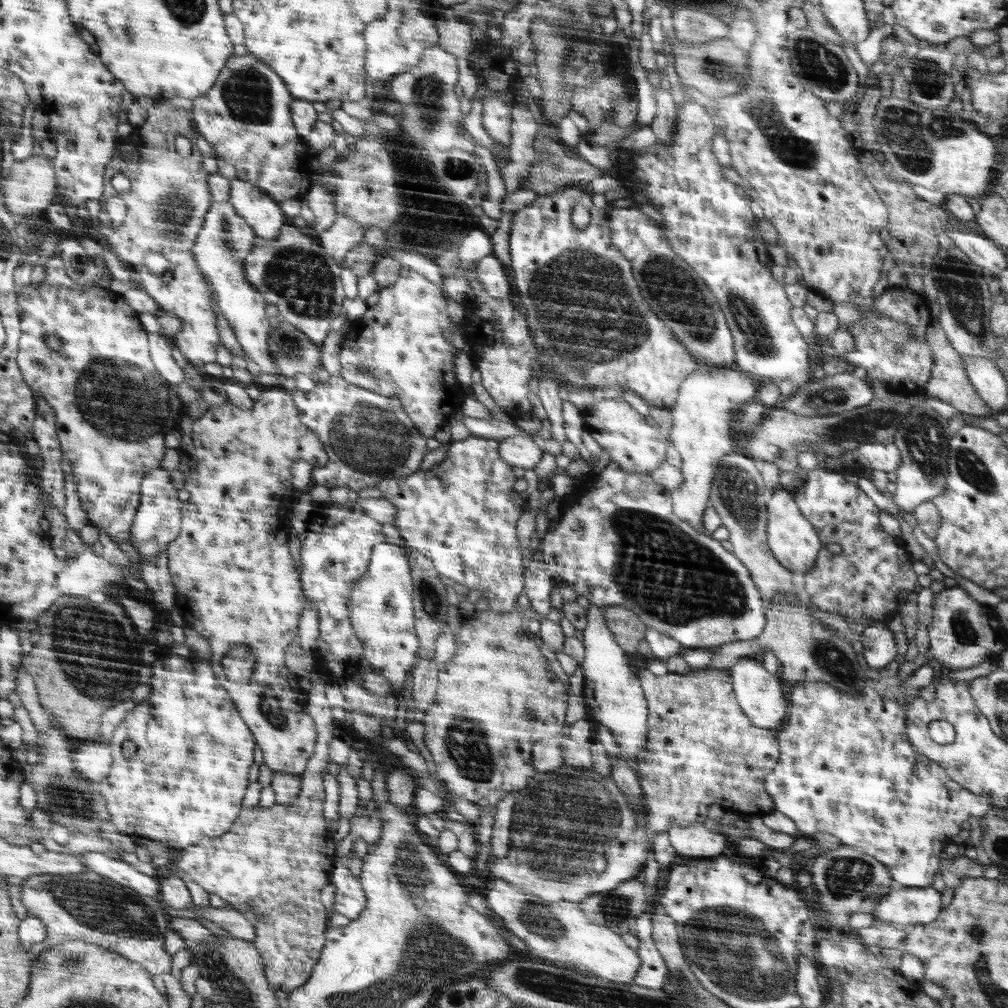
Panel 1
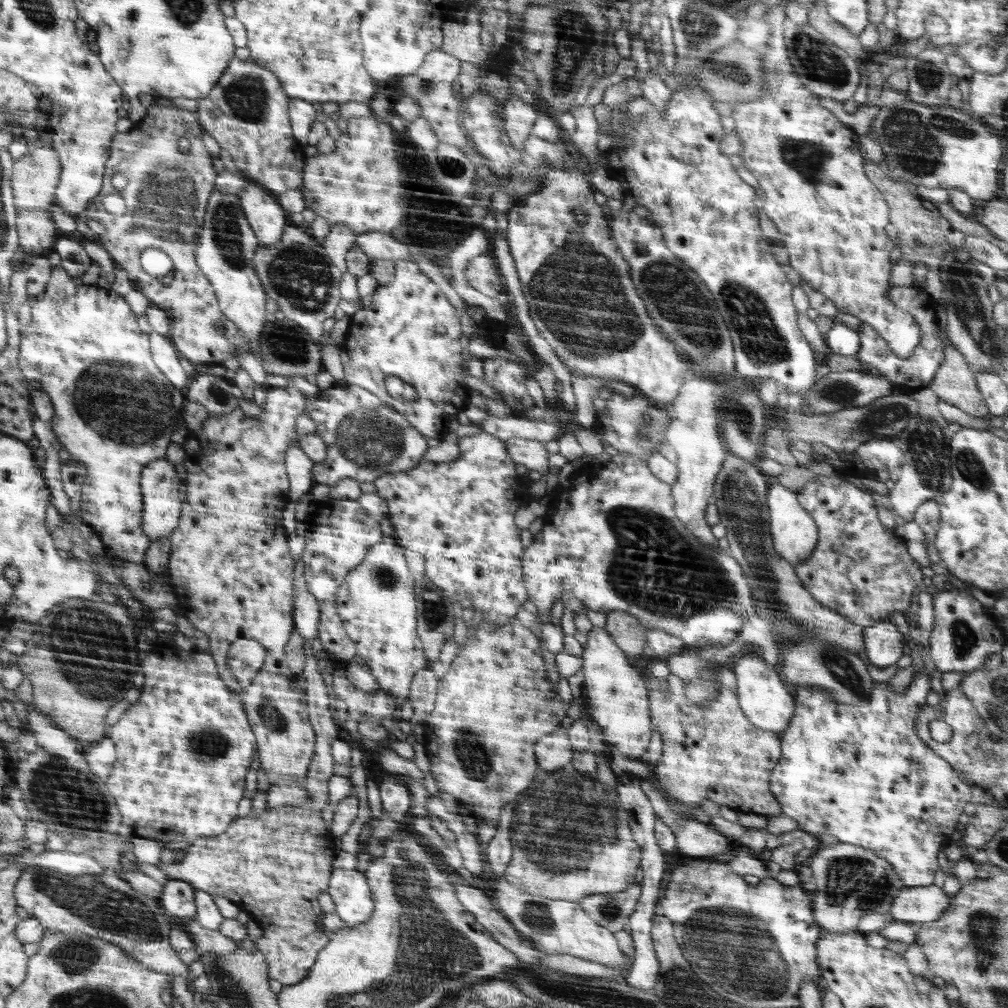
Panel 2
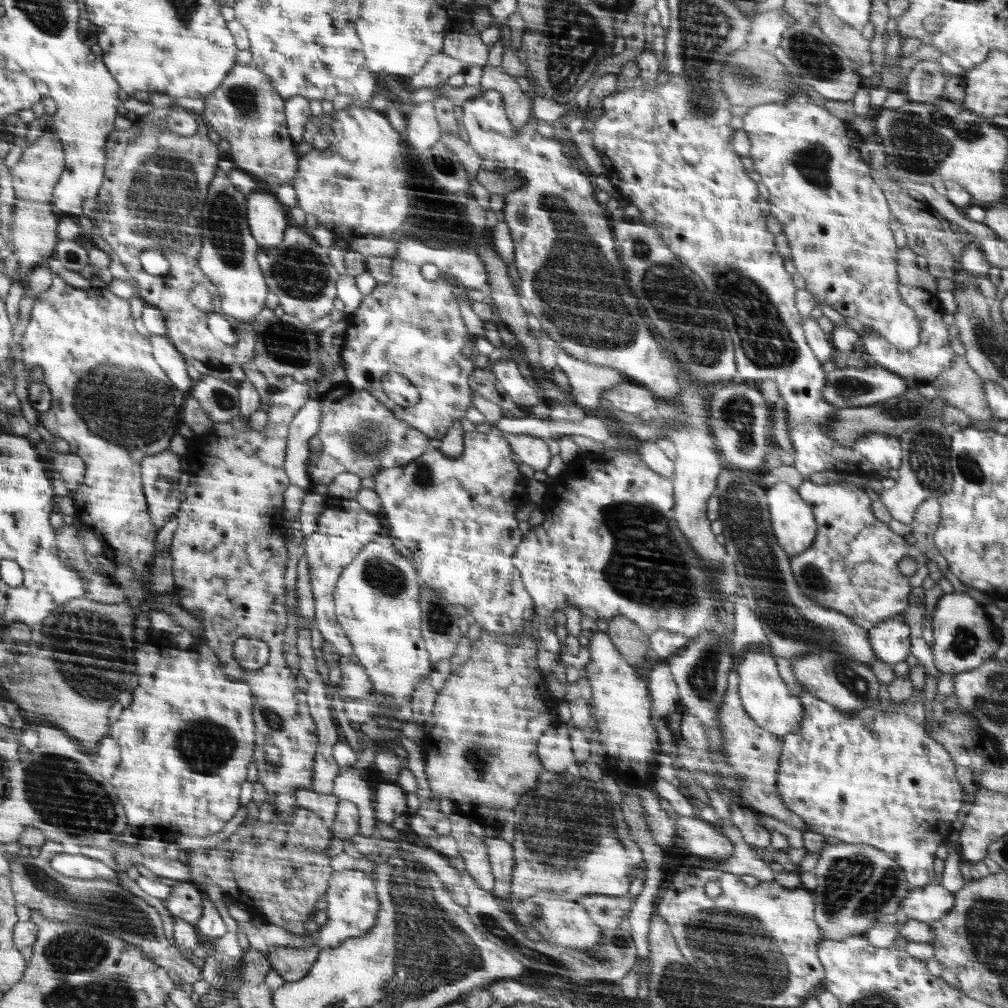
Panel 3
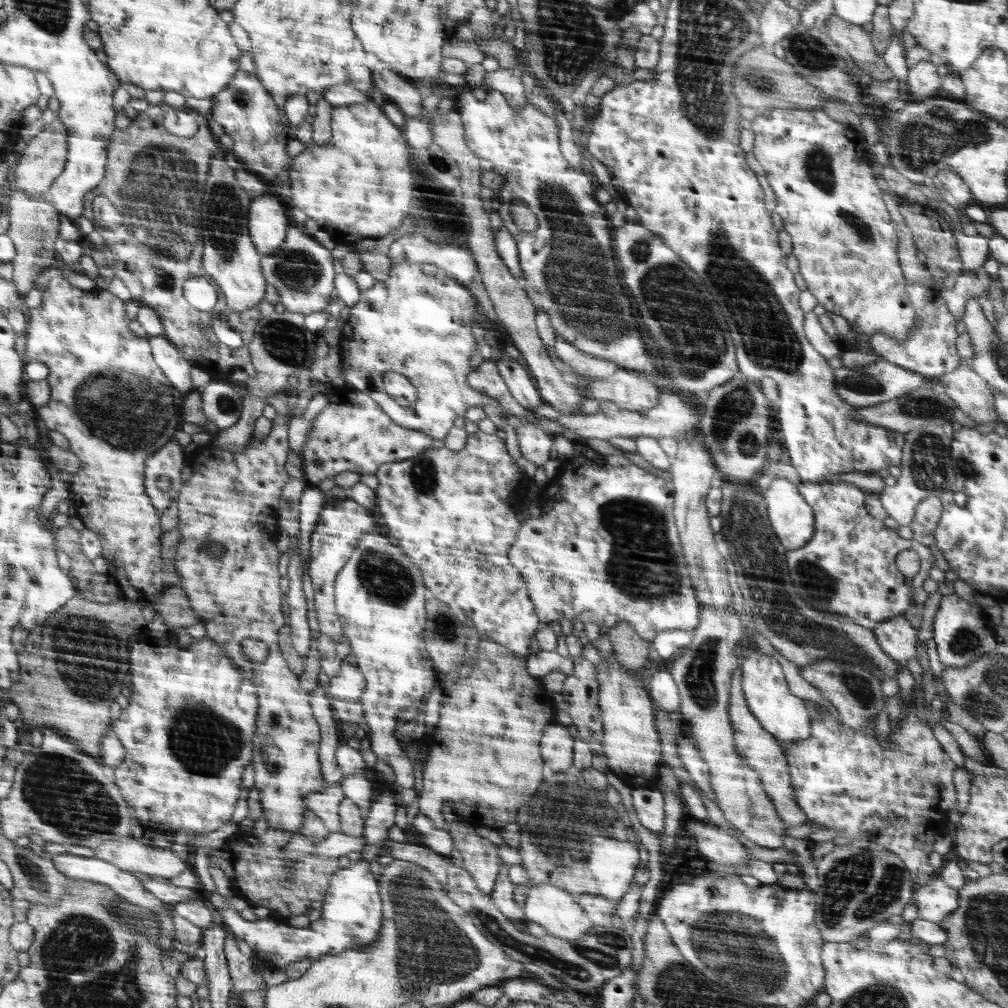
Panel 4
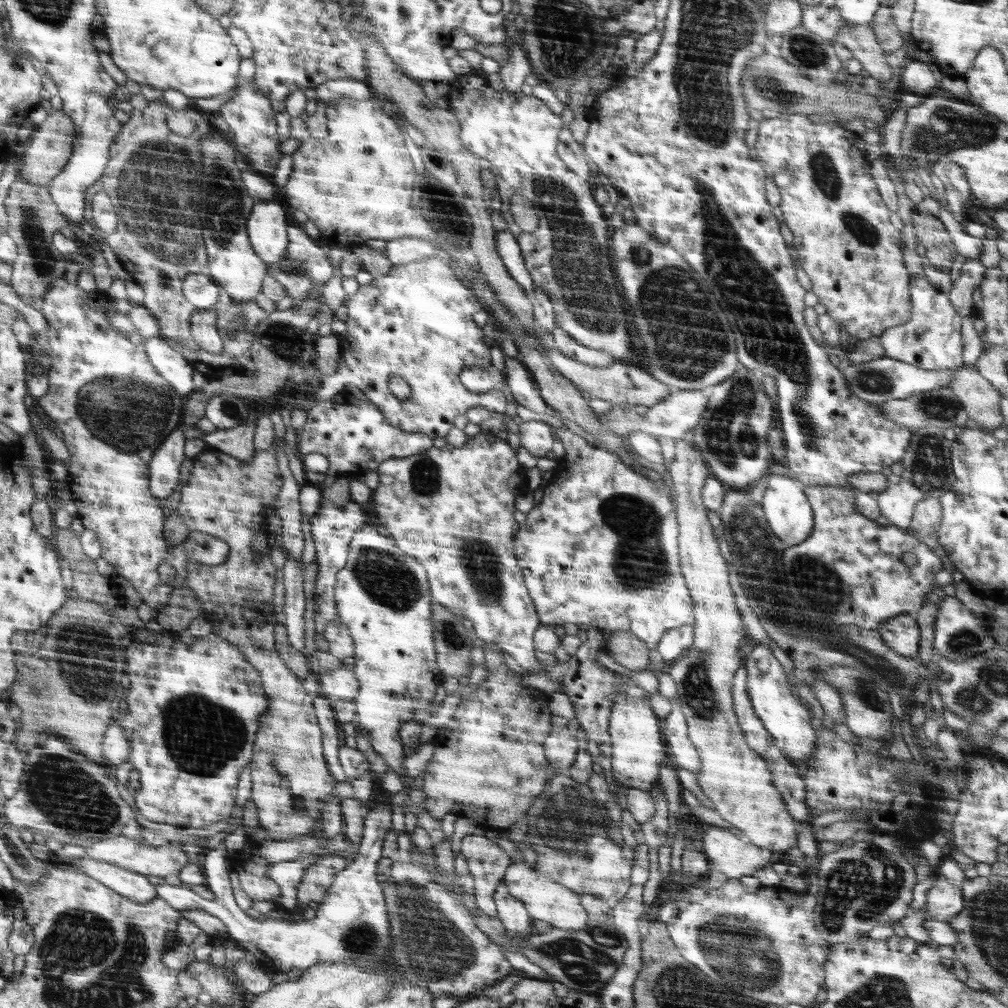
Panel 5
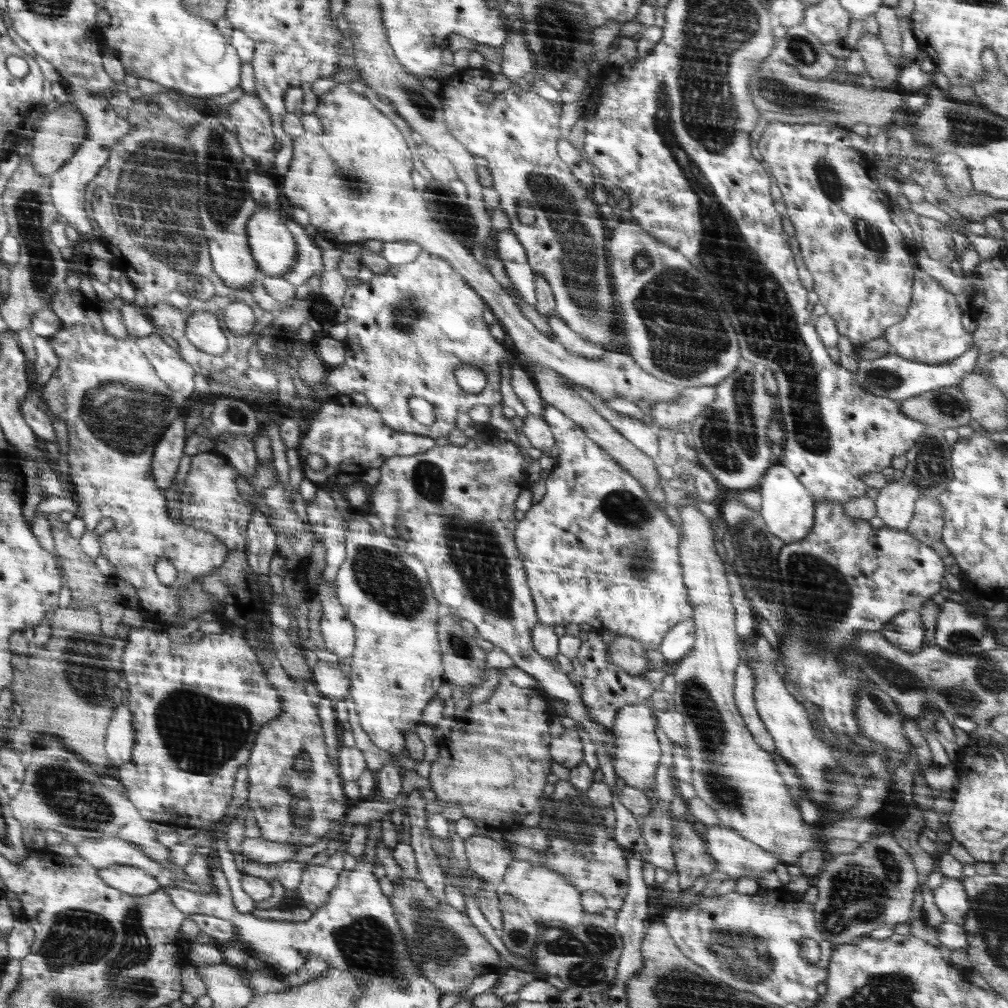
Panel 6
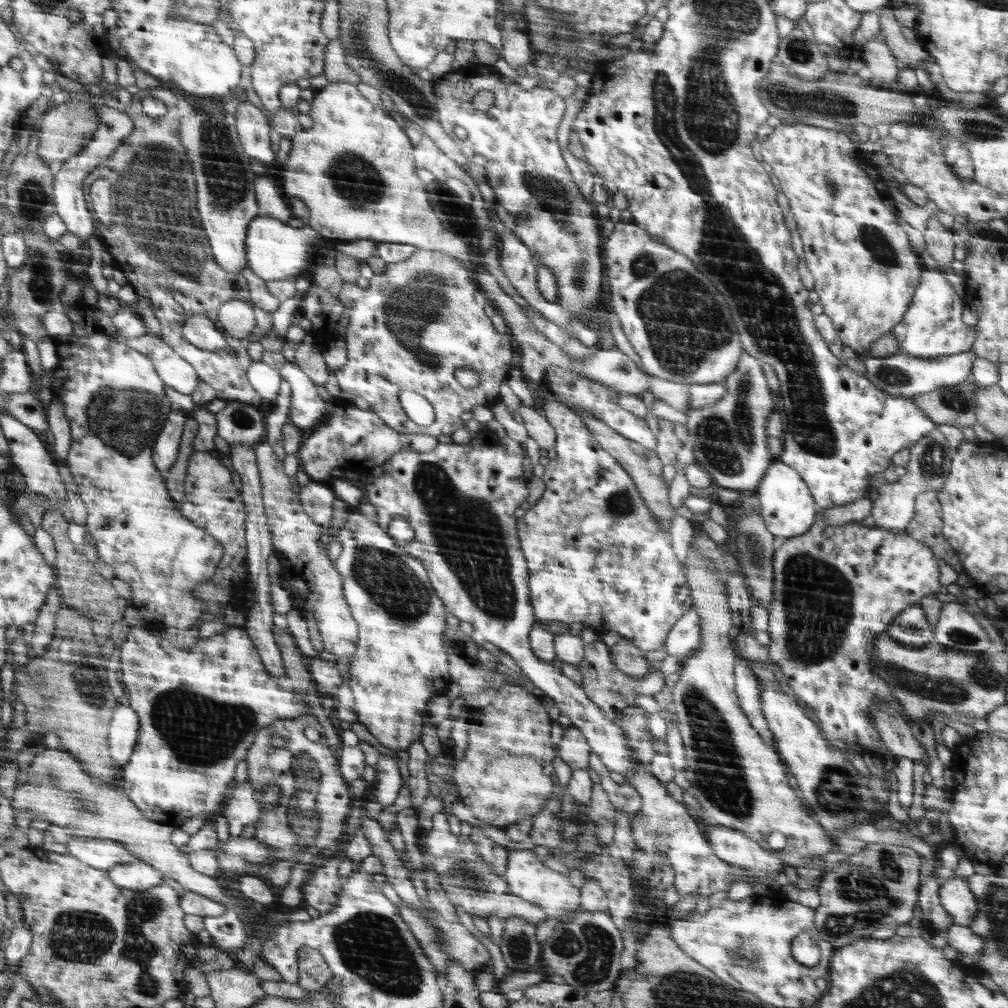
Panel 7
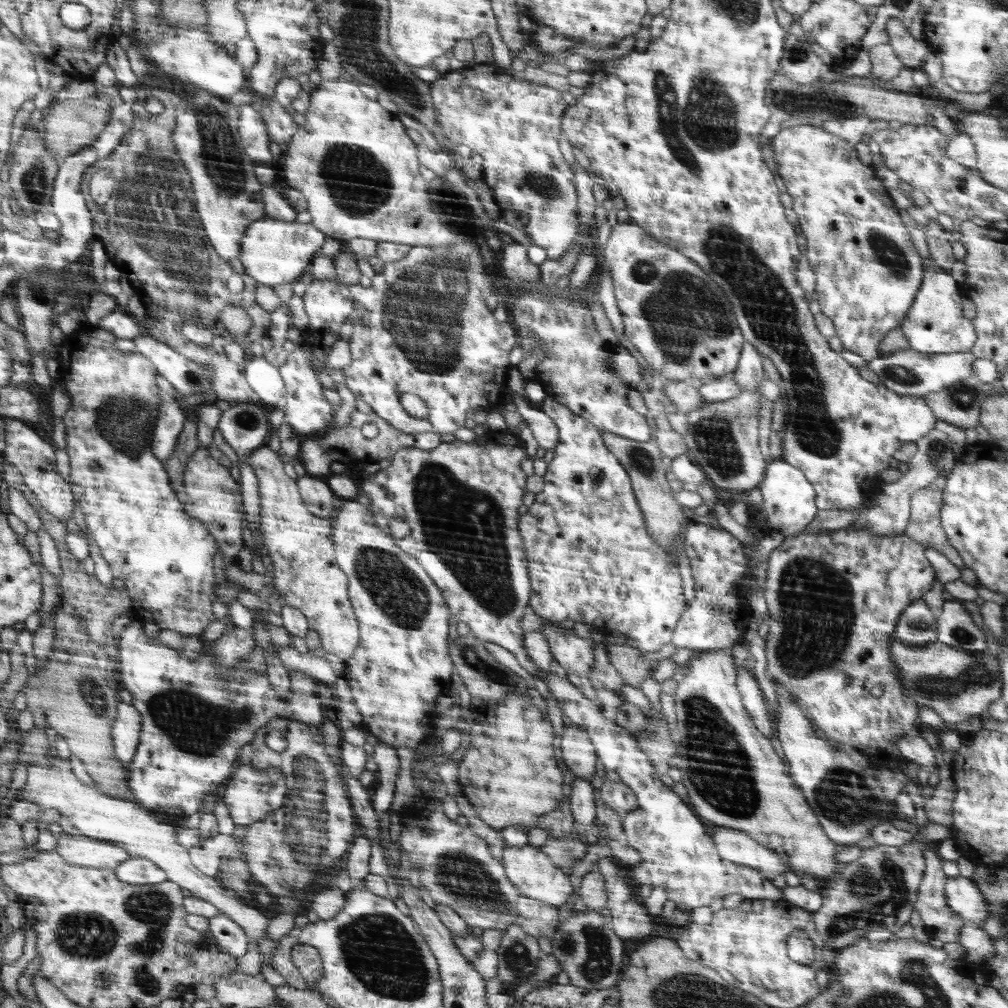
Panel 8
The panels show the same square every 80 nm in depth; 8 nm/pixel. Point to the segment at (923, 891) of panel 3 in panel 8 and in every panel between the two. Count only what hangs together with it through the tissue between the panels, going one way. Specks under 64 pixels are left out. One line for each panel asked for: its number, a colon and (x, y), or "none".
4: (936, 901)
5: (944, 901)
6: (951, 899)
7: (956, 898)
8: (963, 897)

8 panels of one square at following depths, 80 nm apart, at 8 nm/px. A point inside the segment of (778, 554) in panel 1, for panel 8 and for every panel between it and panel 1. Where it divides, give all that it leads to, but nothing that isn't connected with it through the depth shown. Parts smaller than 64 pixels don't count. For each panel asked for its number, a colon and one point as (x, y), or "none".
2: (794, 534)
3: (793, 522)
4: (792, 519)
5: (790, 516)
6: (788, 508)
7: (788, 509)
8: (789, 498)

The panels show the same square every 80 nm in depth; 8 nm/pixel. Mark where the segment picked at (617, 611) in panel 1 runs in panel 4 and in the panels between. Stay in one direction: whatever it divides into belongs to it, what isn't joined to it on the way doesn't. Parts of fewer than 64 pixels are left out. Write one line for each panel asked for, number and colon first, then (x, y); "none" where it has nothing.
2: (629, 635)
3: (628, 639)
4: (631, 650)

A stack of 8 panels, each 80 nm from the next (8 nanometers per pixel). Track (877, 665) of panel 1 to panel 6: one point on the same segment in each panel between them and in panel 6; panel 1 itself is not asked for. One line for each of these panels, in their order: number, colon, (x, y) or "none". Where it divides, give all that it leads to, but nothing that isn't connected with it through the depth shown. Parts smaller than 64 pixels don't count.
2: (884, 643)
3: (890, 639)
4: (896, 637)
5: (901, 633)
6: (905, 631)

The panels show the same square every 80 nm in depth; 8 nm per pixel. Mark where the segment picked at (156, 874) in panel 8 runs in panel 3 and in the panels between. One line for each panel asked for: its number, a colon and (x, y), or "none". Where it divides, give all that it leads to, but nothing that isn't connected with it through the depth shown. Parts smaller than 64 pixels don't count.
3: (72, 864)
4: (124, 883)
5: (127, 883)
6: (131, 880)
7: (137, 876)

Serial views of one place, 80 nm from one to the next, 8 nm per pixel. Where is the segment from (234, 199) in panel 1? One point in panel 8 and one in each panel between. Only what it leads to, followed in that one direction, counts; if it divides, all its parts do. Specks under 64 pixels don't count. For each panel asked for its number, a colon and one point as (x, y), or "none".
2: (268, 220)
3: (267, 221)
4: (267, 220)
5: (267, 225)
6: (274, 249)
7: (275, 251)
8: (273, 252)

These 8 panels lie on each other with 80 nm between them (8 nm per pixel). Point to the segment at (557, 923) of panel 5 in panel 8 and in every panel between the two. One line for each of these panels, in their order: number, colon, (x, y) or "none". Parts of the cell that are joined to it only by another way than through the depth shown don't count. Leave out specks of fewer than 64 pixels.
6: (546, 894)
7: (527, 876)
8: (536, 876)

